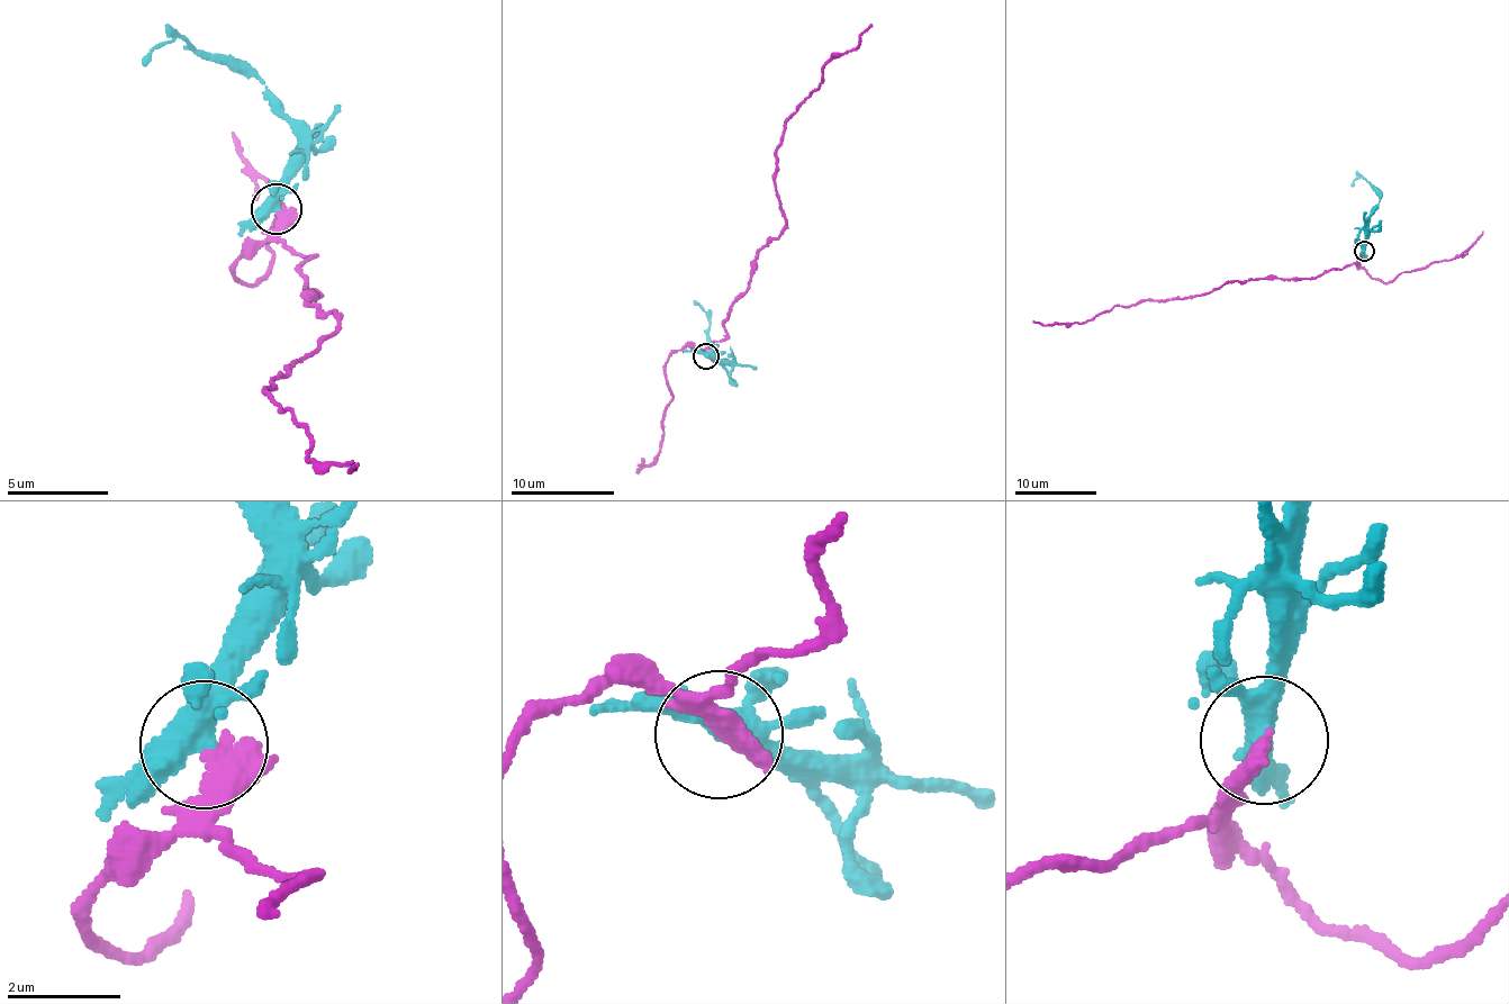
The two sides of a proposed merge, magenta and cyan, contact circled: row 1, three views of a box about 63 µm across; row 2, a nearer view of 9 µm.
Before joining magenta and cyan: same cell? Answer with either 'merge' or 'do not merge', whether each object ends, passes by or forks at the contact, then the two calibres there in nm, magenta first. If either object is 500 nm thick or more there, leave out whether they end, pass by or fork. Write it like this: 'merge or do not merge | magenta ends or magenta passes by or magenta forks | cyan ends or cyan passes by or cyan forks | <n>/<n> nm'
do not merge | magenta ends | cyan forks | 380/360 nm

